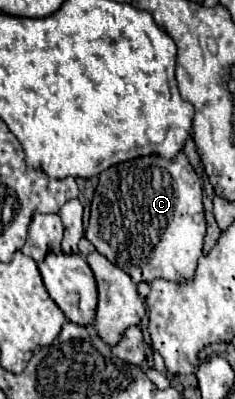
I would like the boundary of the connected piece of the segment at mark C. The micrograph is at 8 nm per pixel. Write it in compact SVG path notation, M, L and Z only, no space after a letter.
M183 153L173 161L163 157L139 157L103 171L91 203L91 219L85 237L101 255L123 269L133 283L151 283L159 277L175 283L191 281L191 277L195 277L195 265L203 255L205 217L201 205L201 183L187 157Z

